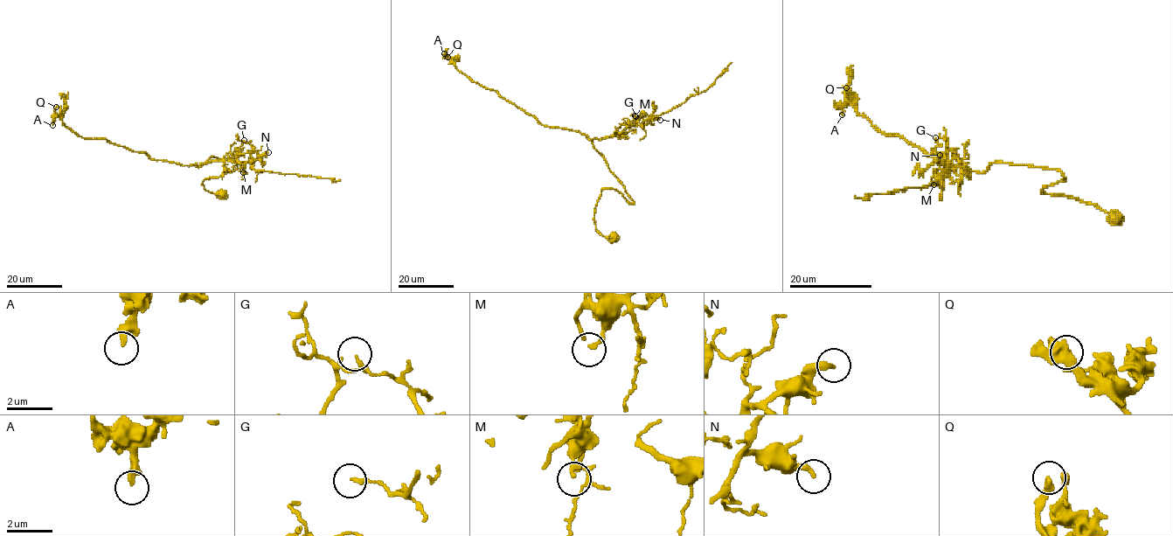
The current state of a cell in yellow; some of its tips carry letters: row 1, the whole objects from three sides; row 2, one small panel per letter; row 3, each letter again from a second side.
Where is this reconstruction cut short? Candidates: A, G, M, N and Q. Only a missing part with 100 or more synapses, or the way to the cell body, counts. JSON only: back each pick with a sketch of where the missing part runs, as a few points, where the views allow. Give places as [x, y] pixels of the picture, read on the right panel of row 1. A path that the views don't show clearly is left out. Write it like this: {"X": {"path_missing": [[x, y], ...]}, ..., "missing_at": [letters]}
{"missing_at": []}

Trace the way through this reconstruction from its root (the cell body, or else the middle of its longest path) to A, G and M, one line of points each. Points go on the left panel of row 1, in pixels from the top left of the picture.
A: (222, 194), (203, 181), (239, 162), (154, 160), (82, 138), (59, 115), (52, 125)
G: (222, 194), (205, 190), (203, 181), (242, 163), (215, 156), (200, 163), (246, 153), (252, 147), (244, 140)
M: (222, 194), (205, 190), (203, 181), (242, 163), (215, 156), (200, 163), (236, 159), (243, 172)

